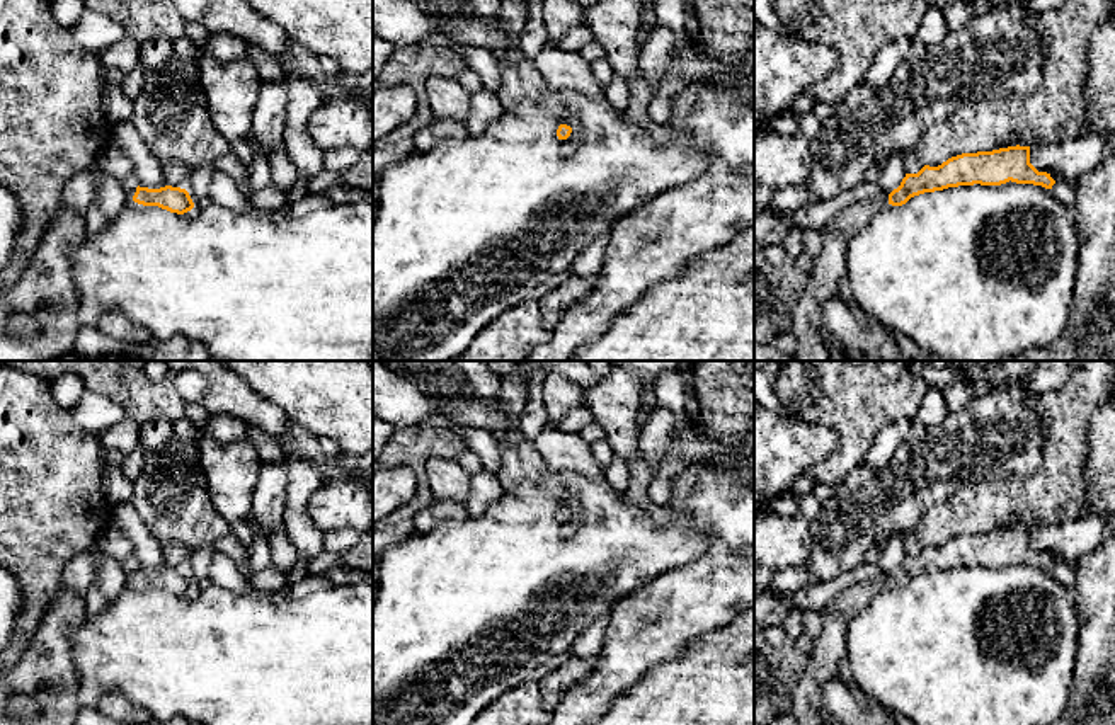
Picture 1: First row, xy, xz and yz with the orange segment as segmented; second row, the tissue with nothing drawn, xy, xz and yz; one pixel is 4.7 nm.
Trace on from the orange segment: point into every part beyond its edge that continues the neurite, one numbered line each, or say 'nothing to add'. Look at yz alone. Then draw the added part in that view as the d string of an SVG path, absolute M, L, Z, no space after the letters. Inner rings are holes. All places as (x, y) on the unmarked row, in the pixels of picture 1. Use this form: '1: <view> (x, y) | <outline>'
1: yz (848, 603) | M889 577L856 584L841 591L826 609L838 611L846 619L856 616L870 601L889 587Z

